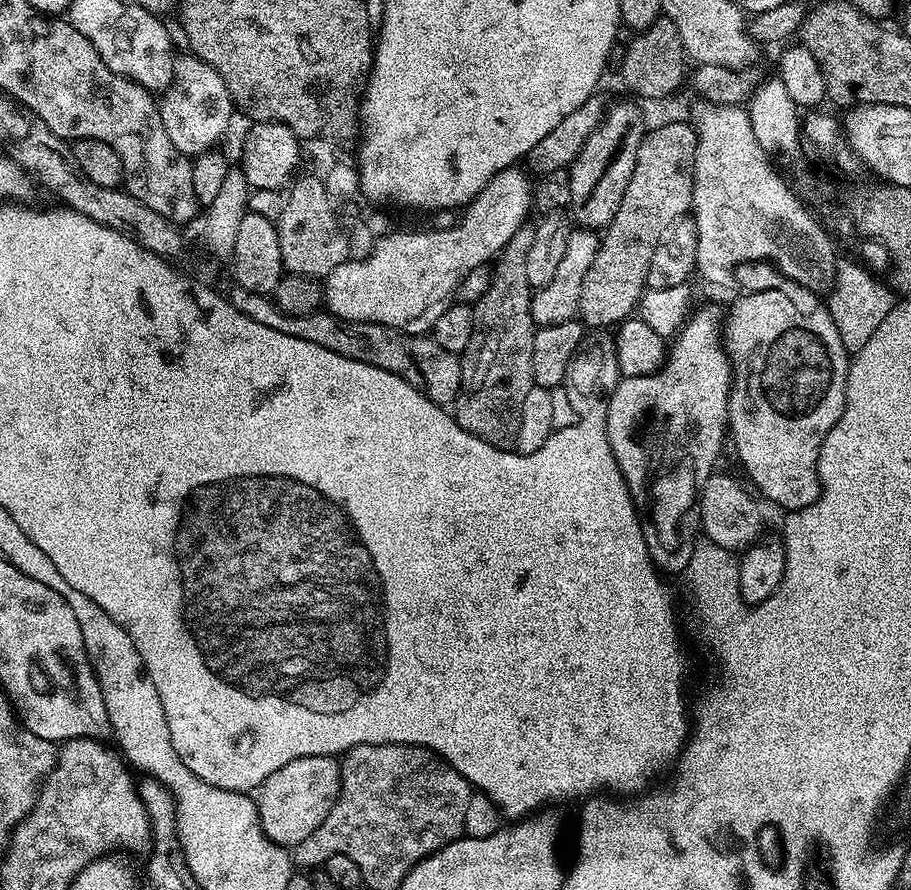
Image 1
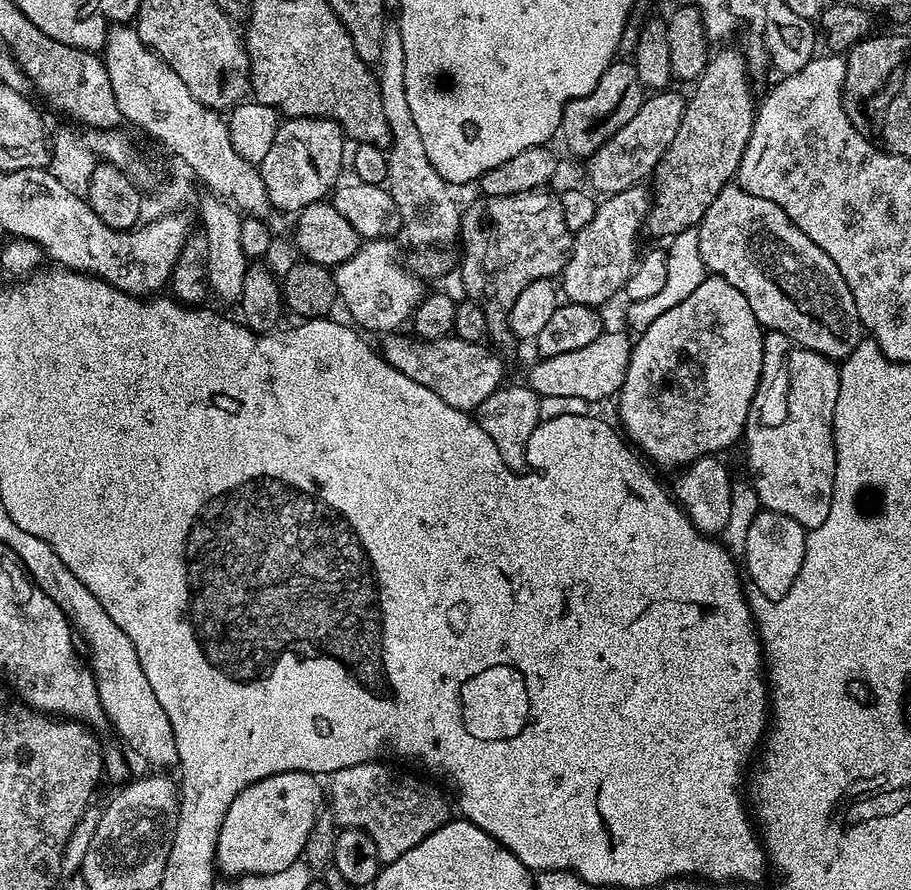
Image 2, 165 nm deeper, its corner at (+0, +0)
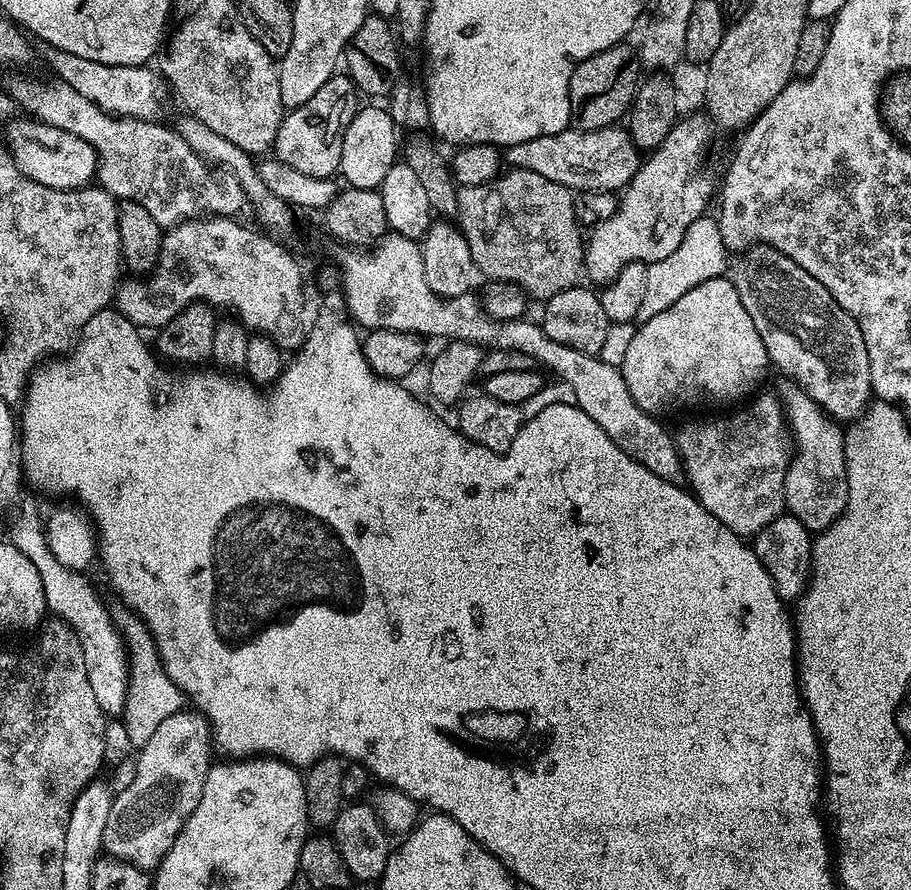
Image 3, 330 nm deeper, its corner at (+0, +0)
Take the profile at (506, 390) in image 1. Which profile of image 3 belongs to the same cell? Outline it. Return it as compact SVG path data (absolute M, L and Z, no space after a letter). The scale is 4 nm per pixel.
M513 167L485 184L457 187L456 197L458 227L470 246L474 262L485 277L509 280L529 294L544 292L548 296L573 287L579 281L576 279L582 276L586 240L583 235L580 237L582 228L576 222L576 196L571 188L532 173L530 169Z

